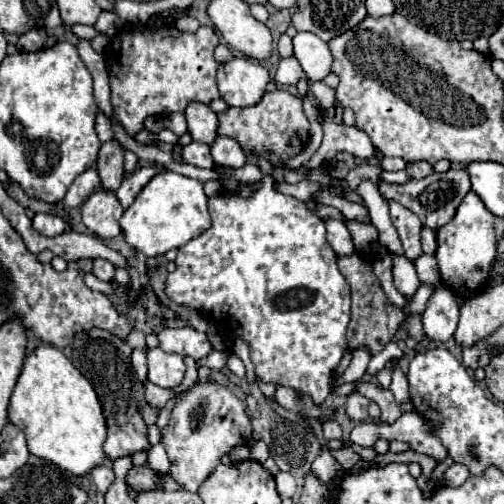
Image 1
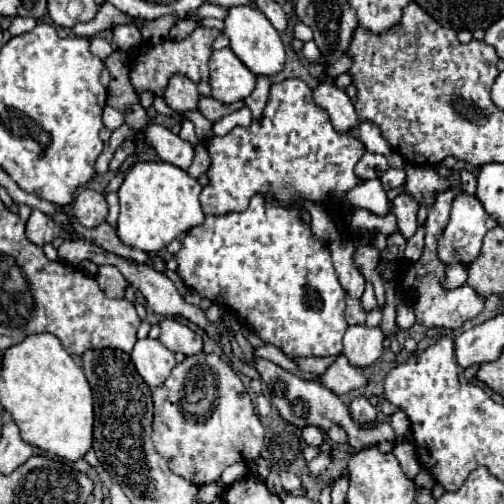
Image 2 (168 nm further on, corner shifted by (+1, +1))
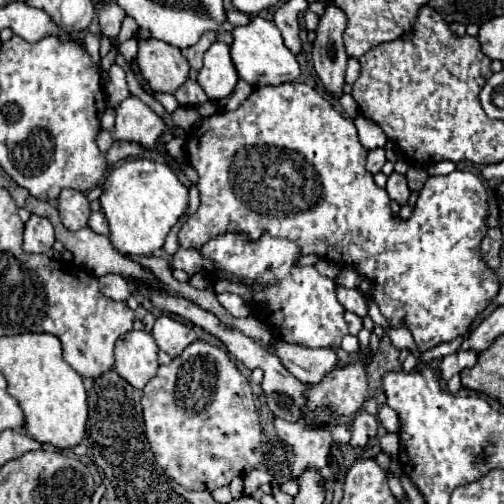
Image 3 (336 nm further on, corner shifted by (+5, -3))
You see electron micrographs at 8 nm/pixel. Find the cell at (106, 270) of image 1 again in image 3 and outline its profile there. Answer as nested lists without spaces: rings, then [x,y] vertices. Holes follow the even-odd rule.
[[[104,274],[98,278],[100,292],[112,300],[126,300],[130,296],[130,288],[126,280],[118,274]]]

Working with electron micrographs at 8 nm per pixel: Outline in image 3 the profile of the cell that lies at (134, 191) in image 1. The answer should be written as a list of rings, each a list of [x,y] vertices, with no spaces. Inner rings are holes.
[[[100,210],[100,212],[94,212],[94,214],[90,216],[88,226],[90,226],[94,232],[98,232],[98,234],[104,234],[104,236],[110,234],[110,226],[108,226],[108,220],[106,220],[106,216],[104,216],[102,210]]]

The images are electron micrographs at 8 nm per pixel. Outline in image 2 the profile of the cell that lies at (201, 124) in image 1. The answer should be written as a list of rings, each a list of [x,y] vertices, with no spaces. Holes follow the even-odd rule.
[[[178,74],[178,76],[172,76],[170,78],[170,84],[166,86],[166,92],[162,94],[164,102],[176,110],[176,112],[188,112],[188,110],[196,110],[198,106],[198,90],[196,90],[196,84]]]

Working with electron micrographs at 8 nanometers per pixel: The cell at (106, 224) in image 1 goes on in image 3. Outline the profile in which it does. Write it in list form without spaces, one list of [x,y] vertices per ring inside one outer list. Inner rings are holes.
[[[62,190],[56,206],[58,206],[58,212],[60,212],[62,224],[68,230],[78,230],[78,228],[84,228],[88,224],[90,202],[82,192]]]

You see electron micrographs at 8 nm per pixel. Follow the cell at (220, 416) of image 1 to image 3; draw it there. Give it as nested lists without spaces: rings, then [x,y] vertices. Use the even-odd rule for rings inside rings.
[[[196,340],[168,366],[160,366],[158,374],[142,390],[142,414],[146,438],[156,462],[164,472],[186,490],[214,490],[228,486],[232,478],[248,474],[262,462],[262,428],[248,380],[238,372],[230,356],[202,340]]]

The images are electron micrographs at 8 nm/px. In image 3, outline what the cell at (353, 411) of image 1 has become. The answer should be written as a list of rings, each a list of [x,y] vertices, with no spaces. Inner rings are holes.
[[[360,410],[354,414],[354,422],[352,422],[352,440],[350,446],[358,448],[358,446],[366,446],[378,430],[378,418]]]

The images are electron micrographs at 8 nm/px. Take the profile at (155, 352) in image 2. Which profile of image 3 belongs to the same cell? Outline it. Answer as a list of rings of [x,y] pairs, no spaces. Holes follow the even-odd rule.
[[[132,330],[116,344],[118,374],[134,388],[144,388],[158,372],[158,346],[144,330]]]

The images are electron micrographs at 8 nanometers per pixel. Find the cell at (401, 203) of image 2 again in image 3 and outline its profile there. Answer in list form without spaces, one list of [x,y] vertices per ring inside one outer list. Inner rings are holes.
[[[392,172],[388,176],[388,184],[386,184],[386,192],[390,196],[390,200],[398,202],[400,206],[404,206],[408,202],[408,196],[410,196],[410,188],[406,184],[406,178],[402,174],[396,174]]]

